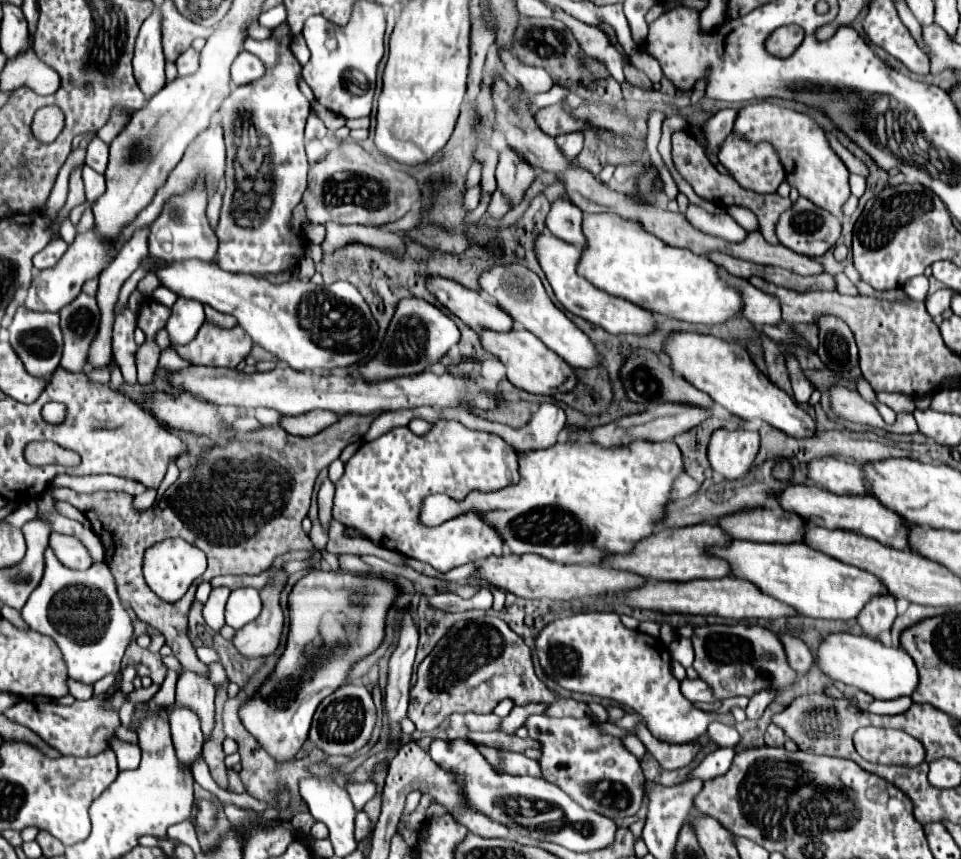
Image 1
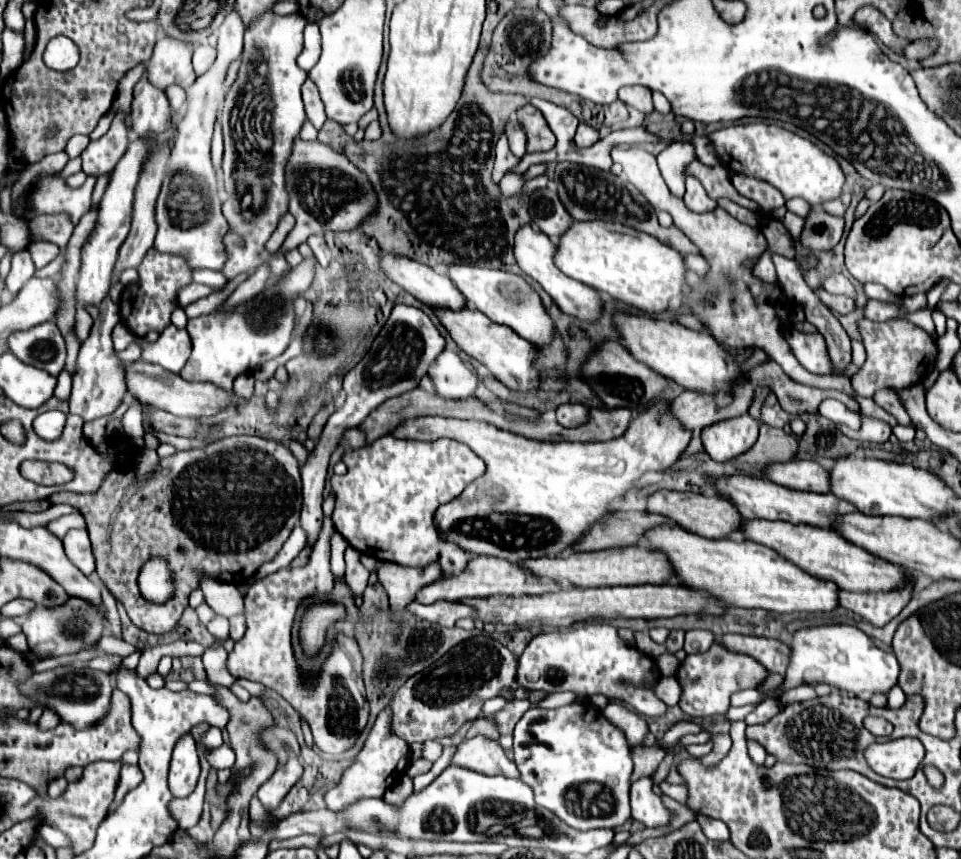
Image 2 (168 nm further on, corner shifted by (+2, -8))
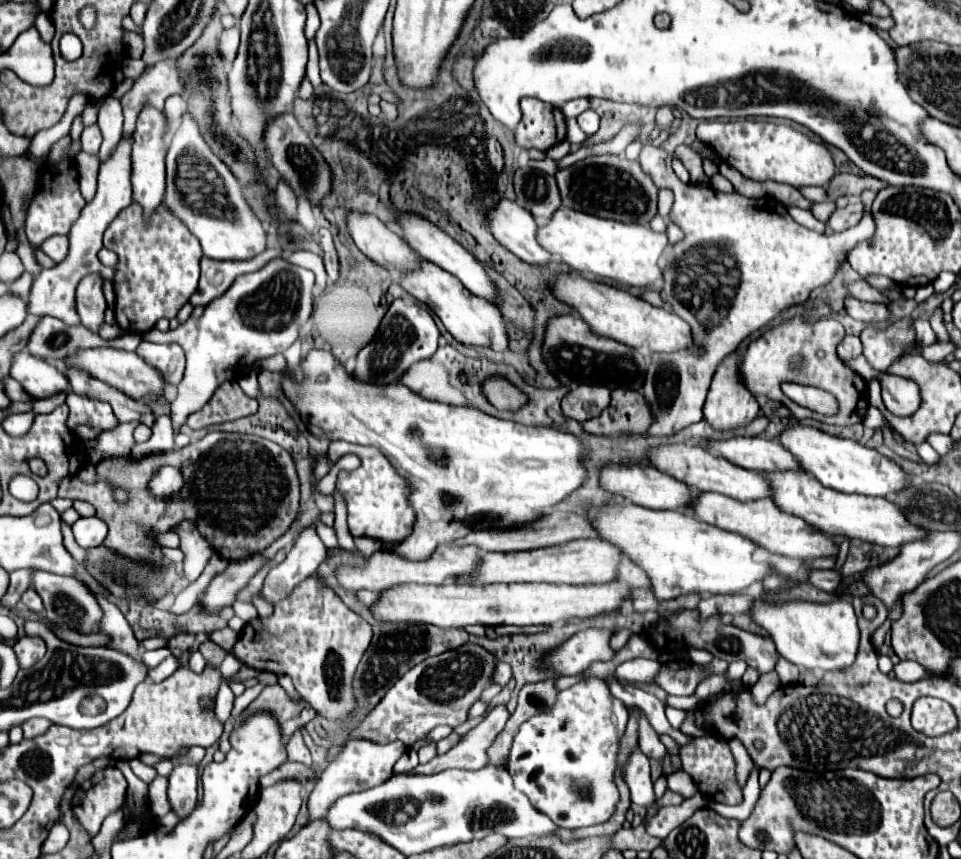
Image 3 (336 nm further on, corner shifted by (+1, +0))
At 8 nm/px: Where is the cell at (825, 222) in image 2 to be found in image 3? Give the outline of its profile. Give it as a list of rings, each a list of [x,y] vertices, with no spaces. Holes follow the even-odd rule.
[[[852,202],[852,204],[848,204],[846,208],[836,208],[836,210],[832,212],[832,216],[828,218],[826,226],[832,228],[834,232],[848,230],[848,228],[852,228],[852,226],[856,226],[856,224],[860,222],[862,212],[864,212],[864,208],[862,208],[860,202]]]

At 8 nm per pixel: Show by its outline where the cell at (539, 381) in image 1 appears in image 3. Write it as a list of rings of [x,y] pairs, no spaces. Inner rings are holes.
[[[422,260],[420,268],[416,272],[402,276],[402,286],[416,300],[424,302],[430,310],[434,310],[434,314],[442,320],[446,330],[458,342],[462,342],[466,346],[484,346],[484,348],[490,348],[496,352],[508,350],[508,328],[506,328],[506,320],[504,320],[502,312],[498,310],[498,306],[488,304],[484,298],[470,294],[464,288],[464,284],[458,282],[458,278],[454,278],[452,274],[446,274],[442,268],[434,266],[432,262]]]

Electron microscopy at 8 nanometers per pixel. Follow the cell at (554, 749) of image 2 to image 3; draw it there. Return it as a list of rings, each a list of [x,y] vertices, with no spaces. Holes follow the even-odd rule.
[[[590,678],[574,684],[568,690],[562,690],[550,710],[542,710],[542,714],[528,718],[514,736],[508,758],[508,772],[516,788],[522,790],[540,812],[558,822],[560,828],[576,830],[606,822],[614,814],[620,800],[618,788],[614,784],[614,772],[618,766],[618,742],[626,730],[626,722],[626,706],[622,700],[610,694],[608,684],[602,678]]]

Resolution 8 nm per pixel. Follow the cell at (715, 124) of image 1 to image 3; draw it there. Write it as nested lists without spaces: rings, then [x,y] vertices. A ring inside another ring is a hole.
[[[576,98],[576,100],[566,102],[566,106],[562,106],[560,110],[562,110],[562,114],[564,114],[566,118],[576,118],[576,116],[580,116],[586,108],[588,108],[588,100],[586,100],[586,98]]]

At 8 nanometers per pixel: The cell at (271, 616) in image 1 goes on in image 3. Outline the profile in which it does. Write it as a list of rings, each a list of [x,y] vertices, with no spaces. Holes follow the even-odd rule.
[[[312,574],[310,578],[304,578],[298,588],[290,596],[286,596],[282,602],[274,604],[274,612],[268,618],[254,618],[250,620],[238,642],[232,648],[232,654],[246,666],[258,670],[258,672],[272,672],[272,674],[286,674],[292,678],[294,688],[302,696],[304,702],[308,702],[314,712],[330,722],[344,722],[354,712],[356,698],[354,698],[354,674],[356,666],[362,660],[362,654],[368,650],[372,640],[372,626],[360,618],[356,612],[352,612],[338,596],[336,592],[324,584],[318,574]]]

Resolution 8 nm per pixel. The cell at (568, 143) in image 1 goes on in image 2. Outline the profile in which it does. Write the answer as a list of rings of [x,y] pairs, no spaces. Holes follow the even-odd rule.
[[[579,124],[577,134],[575,134],[577,146],[587,148],[587,146],[593,146],[597,140],[599,140],[599,132],[597,132],[593,126],[589,126],[589,124]]]

